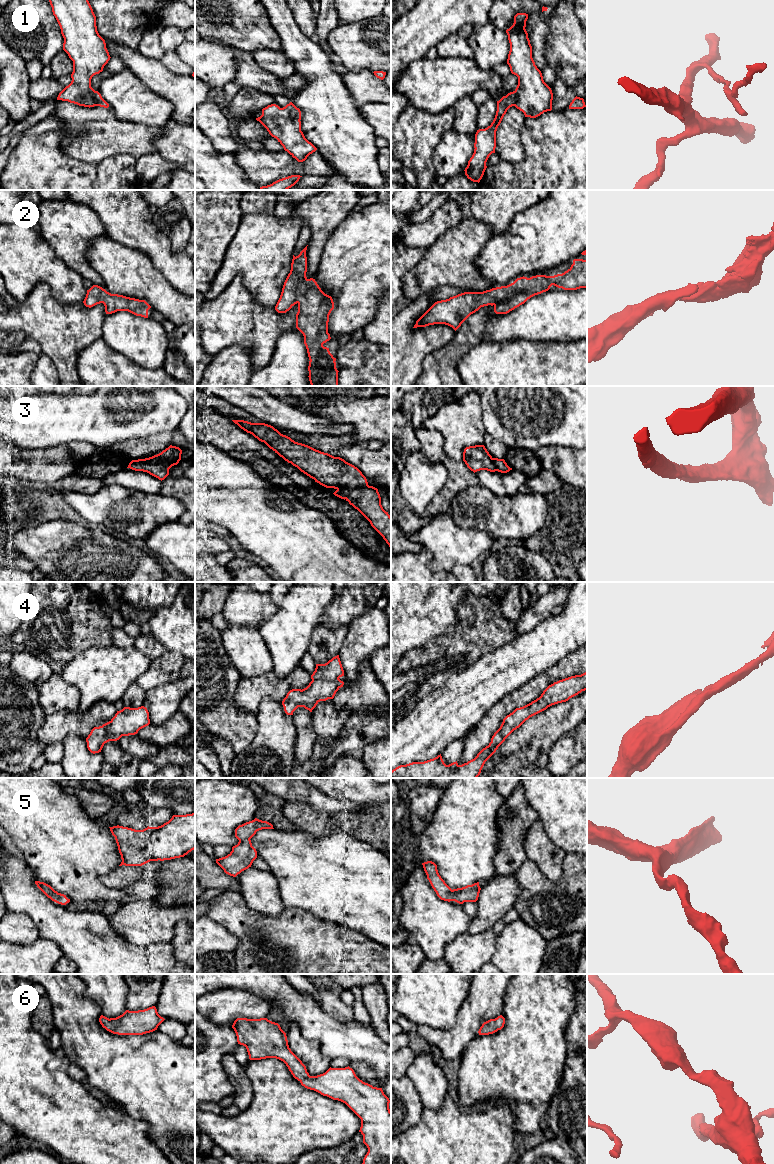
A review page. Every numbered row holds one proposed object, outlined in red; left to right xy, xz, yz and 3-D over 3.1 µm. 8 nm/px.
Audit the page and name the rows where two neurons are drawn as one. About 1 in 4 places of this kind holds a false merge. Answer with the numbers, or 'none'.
none

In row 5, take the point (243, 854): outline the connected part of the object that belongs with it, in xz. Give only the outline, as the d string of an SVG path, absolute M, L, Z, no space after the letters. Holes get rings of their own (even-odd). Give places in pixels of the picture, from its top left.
M255 818L252 821L239 825L235 829L235 837L239 840L238 844L232 847L232 851L225 857L216 859L216 863L230 876L236 877L242 871L251 867L253 861L257 858L257 851L252 846L251 838L257 831L262 829L274 829L273 825L267 821L262 821Z

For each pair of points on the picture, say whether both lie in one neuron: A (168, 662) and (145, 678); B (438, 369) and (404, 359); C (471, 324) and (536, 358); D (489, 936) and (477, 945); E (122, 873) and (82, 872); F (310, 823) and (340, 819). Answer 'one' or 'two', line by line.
A: one
B: two
C: two
D: one
E: two
F: one

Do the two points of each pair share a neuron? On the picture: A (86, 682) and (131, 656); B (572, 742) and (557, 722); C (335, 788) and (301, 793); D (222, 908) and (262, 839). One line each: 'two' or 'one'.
A: one
B: two
C: two
D: two

